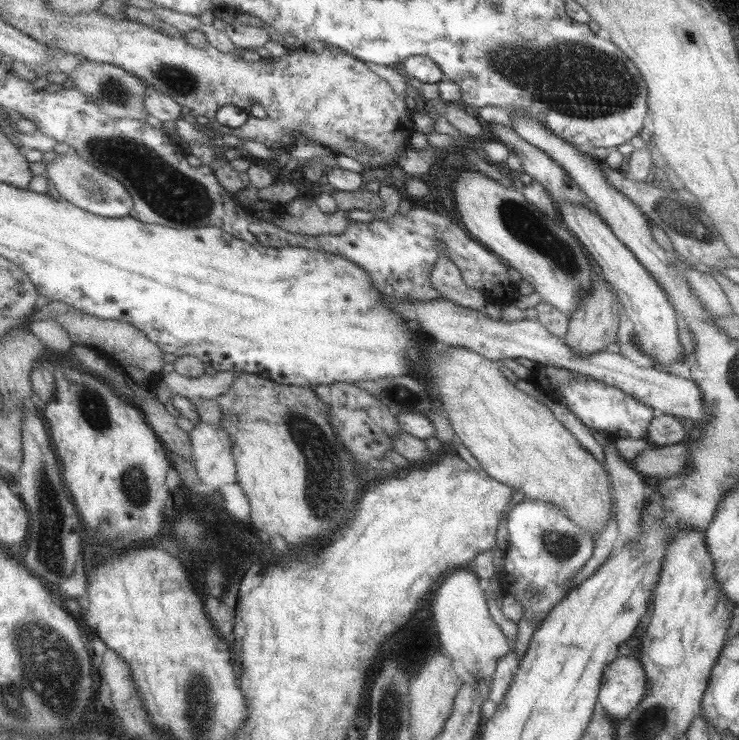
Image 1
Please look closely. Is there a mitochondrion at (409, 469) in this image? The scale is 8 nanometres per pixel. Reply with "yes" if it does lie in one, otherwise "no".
no

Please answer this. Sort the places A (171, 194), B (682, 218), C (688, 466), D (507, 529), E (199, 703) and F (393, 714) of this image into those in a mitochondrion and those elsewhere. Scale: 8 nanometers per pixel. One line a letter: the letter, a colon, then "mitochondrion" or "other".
A: mitochondrion
B: mitochondrion
C: other
D: other
E: mitochondrion
F: mitochondrion

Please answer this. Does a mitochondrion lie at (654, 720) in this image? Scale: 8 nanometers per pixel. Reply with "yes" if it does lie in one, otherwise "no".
yes

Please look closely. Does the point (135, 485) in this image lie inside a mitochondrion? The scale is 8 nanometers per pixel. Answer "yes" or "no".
yes

